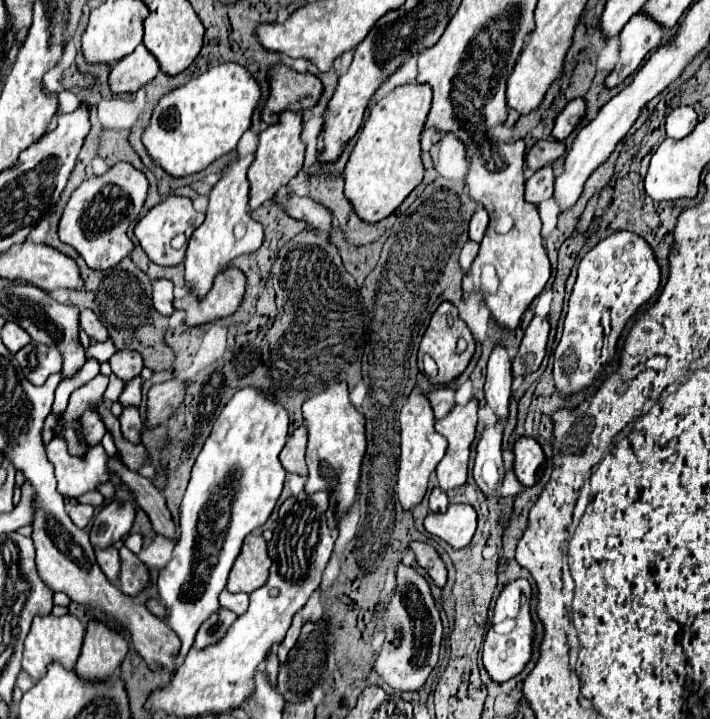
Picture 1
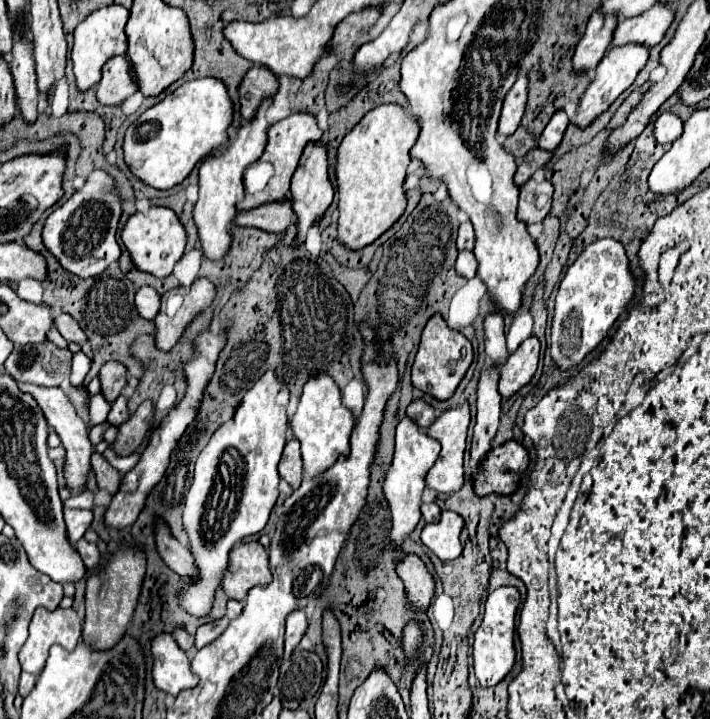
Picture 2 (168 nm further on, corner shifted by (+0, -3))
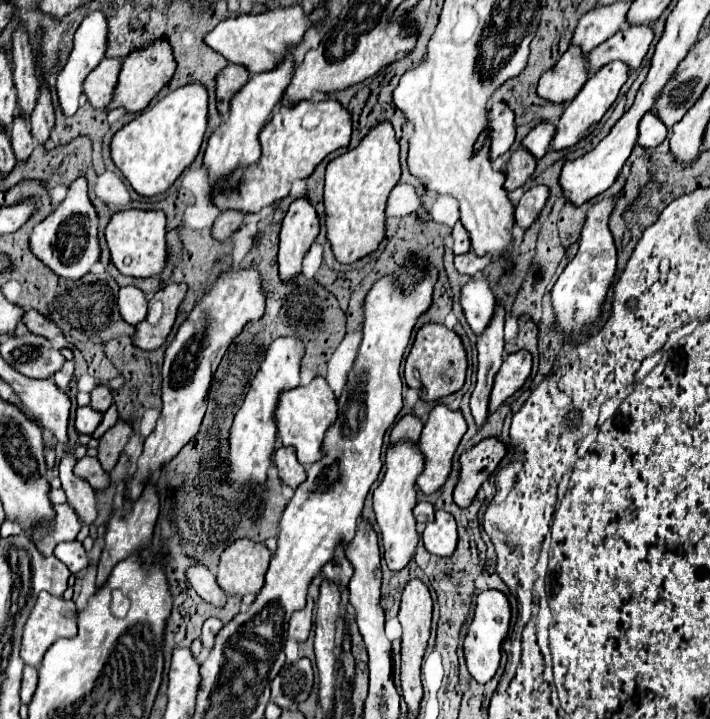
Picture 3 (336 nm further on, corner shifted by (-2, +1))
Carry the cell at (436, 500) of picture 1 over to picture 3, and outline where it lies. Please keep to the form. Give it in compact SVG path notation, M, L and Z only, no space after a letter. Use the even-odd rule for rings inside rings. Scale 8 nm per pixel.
M418 502L414 508L414 516L418 522L432 522L434 520L434 506L430 502Z

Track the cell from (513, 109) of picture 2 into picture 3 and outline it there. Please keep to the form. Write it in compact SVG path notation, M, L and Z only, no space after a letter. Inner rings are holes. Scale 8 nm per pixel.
M496 100L490 112L492 112L490 138L492 138L492 160L494 160L514 144L516 122L512 108L504 100Z

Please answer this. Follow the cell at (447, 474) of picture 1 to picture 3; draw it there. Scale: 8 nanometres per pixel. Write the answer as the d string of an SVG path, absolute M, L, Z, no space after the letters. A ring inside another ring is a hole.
M438 404L430 412L430 418L426 420L422 436L420 436L420 448L422 448L424 456L426 456L426 468L424 468L424 472L420 474L420 478L416 482L418 488L424 494L438 492L446 484L446 480L448 480L448 476L452 472L452 460L454 460L456 448L458 448L458 444L460 444L464 434L466 434L466 420L464 420L460 410L450 410L448 406Z

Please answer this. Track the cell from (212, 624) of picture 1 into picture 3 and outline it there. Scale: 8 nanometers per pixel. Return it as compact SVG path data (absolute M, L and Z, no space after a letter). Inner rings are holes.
M208 618L208 620L204 622L204 626L202 626L202 634L200 634L200 640L202 640L202 644L204 644L206 650L212 648L212 644L214 644L214 636L218 634L218 630L220 630L222 626L224 626L224 624L222 624L220 618Z

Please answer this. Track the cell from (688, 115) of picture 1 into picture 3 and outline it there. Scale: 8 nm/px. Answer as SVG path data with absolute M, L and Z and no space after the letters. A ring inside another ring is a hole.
M648 112L642 122L640 122L640 134L638 134L638 144L644 148L658 146L666 136L670 134L670 128L654 114Z

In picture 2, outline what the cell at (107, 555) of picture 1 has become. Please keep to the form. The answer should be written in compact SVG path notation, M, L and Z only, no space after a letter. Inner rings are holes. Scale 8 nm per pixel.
M82 538L82 540L78 540L78 542L74 544L74 550L80 552L82 562L86 564L86 570L96 570L96 568L100 566L100 552L98 552L96 544L90 544L90 542L86 542L86 540Z

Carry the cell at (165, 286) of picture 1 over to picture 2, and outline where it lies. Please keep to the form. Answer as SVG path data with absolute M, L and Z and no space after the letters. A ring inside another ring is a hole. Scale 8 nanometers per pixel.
M142 286L134 294L134 306L144 320L154 320L154 316L158 314L158 308L160 308L160 296L154 288Z

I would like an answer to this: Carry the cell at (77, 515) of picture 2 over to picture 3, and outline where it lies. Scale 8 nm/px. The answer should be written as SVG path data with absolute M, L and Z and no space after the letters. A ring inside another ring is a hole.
M56 504L54 508L56 508L54 530L48 532L48 536L44 536L44 540L40 540L40 544L36 544L38 550L40 550L44 556L50 556L60 542L74 540L76 534L80 532L80 528L82 528L80 518L76 516L76 512L72 510L70 504L60 504L60 506Z

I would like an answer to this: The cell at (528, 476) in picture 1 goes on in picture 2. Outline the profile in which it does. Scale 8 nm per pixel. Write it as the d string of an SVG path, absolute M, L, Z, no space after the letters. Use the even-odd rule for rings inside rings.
M508 440L506 444L492 448L482 460L482 468L474 472L474 492L478 496L488 494L512 494L518 486L520 474L528 468L528 452L516 442Z

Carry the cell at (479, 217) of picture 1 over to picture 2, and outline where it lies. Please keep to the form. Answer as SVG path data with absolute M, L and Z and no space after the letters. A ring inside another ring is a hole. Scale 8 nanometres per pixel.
M470 222L460 224L458 238L456 238L456 248L458 250L472 250L474 248L474 228L472 228Z

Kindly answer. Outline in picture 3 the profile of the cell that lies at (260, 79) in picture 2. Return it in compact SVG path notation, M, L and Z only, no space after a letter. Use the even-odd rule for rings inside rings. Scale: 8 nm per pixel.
M228 64L228 68L224 68L224 72L220 72L218 76L218 110L222 114L222 118L226 120L230 114L230 100L238 94L238 90L250 80L250 72L244 66L236 66L236 64Z

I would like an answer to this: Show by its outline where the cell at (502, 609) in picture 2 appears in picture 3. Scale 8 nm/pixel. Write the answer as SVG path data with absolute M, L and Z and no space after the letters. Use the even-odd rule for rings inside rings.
M484 590L476 596L476 612L474 612L474 620L472 620L466 640L464 640L464 654L466 654L466 666L468 666L470 676L480 684L486 684L496 674L496 670L500 666L502 642L508 636L510 616L512 616L510 602L504 592Z

